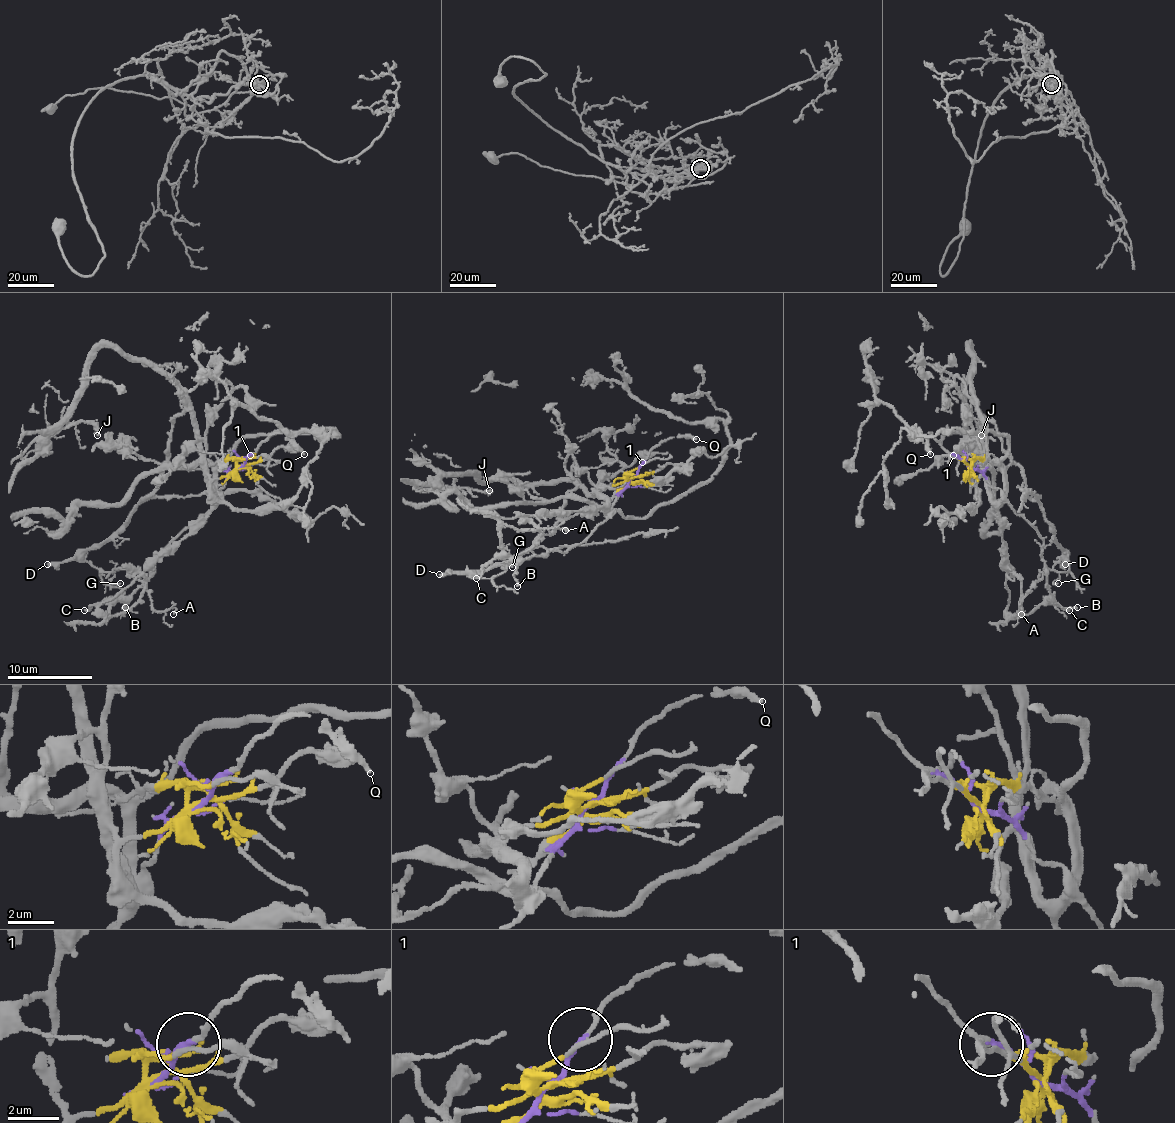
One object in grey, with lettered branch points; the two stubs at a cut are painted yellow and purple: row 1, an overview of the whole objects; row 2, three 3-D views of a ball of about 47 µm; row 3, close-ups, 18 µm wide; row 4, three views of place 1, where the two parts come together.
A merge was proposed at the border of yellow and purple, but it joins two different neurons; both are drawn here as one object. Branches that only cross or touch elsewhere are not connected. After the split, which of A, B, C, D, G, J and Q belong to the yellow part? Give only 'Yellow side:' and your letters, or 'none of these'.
Yellow side: A, D, G, J

